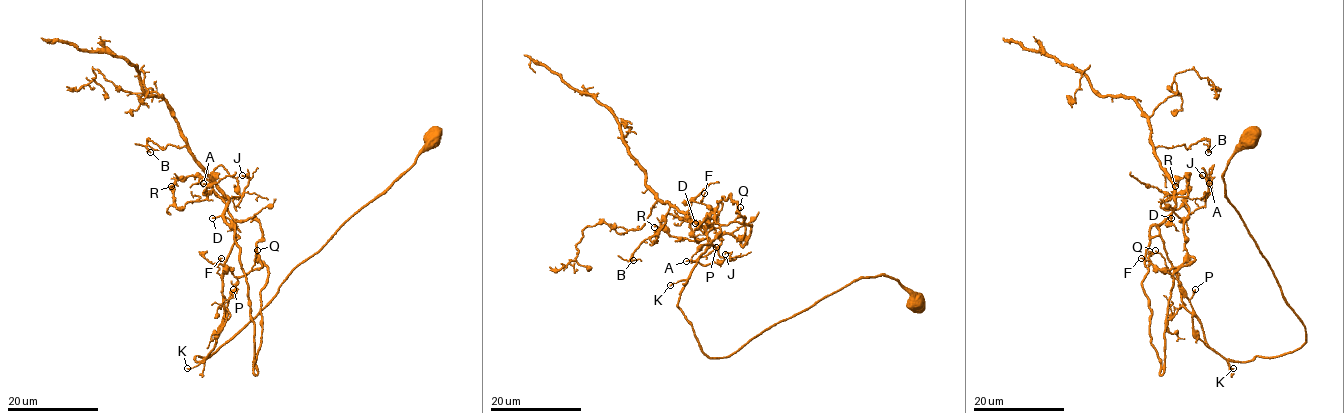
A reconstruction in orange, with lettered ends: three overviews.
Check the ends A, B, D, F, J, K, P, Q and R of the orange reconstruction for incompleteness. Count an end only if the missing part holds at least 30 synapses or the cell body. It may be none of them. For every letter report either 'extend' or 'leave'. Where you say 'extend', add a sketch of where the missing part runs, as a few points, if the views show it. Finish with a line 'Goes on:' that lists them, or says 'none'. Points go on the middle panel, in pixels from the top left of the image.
A: leave
B: leave
D: extend; missing branch runs (695, 223), (693, 215), (697, 207), (731, 186), (737, 191), (739, 201)
F: leave
J: leave
K: leave
P: leave
Q: leave
R: leave
Goes on: D

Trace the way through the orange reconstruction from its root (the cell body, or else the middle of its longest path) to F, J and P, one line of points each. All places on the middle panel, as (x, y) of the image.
F: (916, 303), (890, 277), (858, 277), (734, 354), (709, 357), (678, 306), (720, 230), (704, 193)
J: (916, 303), (890, 277), (858, 277), (709, 357), (678, 300), (713, 211), (707, 223), (725, 254)
P: (916, 303), (890, 277), (858, 277), (734, 354), (709, 357), (678, 300), (699, 258), (711, 242), (716, 247)

